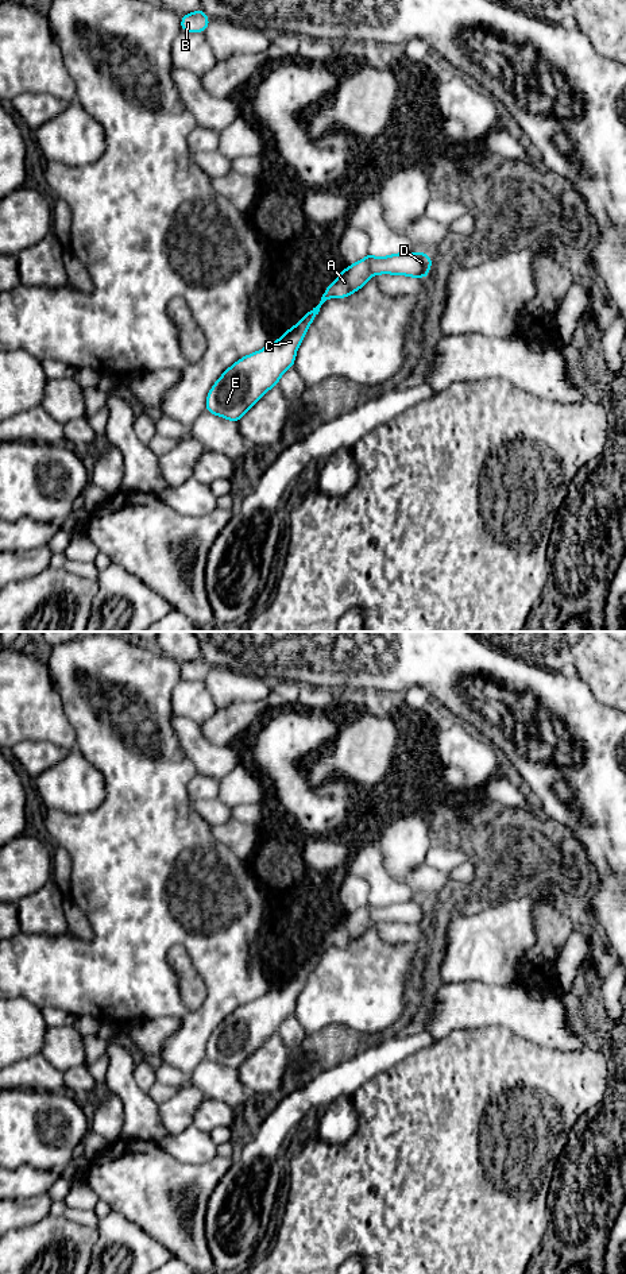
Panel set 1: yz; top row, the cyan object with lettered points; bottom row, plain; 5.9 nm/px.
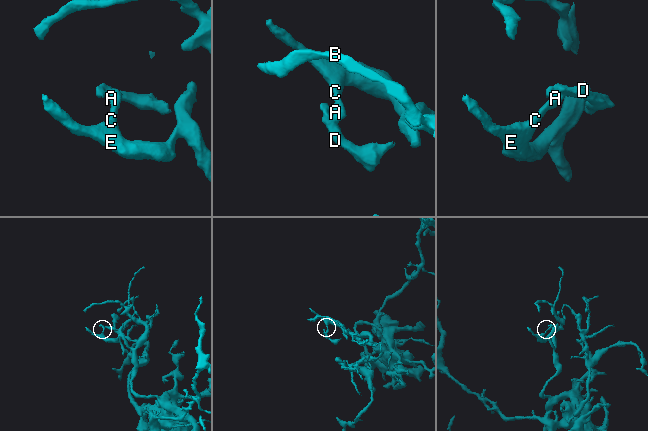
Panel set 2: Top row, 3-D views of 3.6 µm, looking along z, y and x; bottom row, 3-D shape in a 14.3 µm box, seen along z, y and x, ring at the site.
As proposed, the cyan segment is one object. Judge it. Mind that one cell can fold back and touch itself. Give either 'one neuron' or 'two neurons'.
two neurons

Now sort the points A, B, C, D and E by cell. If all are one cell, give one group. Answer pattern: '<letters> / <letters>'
A B C E / D

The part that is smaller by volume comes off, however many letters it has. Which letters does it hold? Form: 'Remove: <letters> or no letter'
Remove: D

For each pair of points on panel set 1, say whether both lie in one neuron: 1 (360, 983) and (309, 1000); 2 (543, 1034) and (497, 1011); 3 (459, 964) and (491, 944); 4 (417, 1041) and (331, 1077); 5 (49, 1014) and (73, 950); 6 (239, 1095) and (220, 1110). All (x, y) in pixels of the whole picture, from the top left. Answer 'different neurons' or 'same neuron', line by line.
1: same neuron
2: same neuron
3: same neuron
4: same neuron
5: different neurons
6: different neurons

